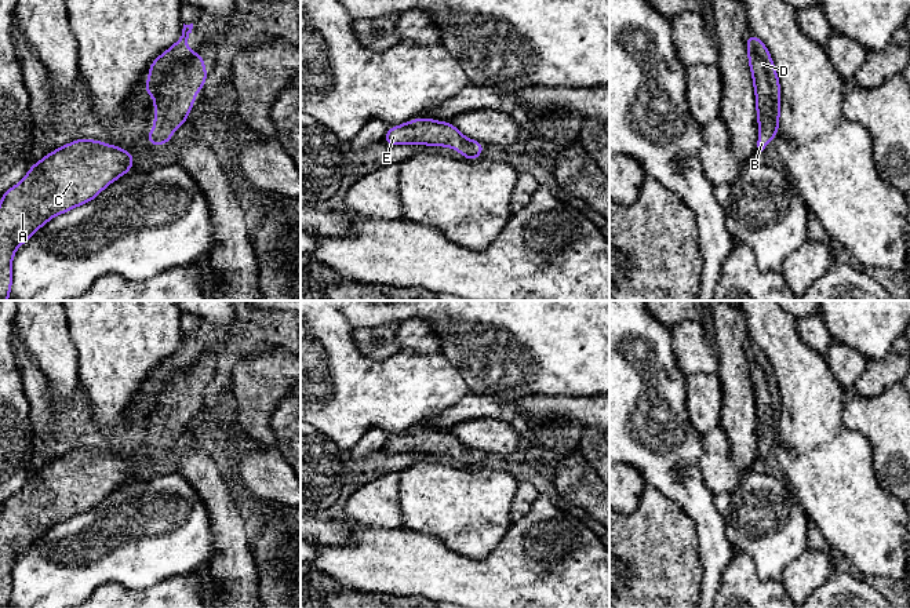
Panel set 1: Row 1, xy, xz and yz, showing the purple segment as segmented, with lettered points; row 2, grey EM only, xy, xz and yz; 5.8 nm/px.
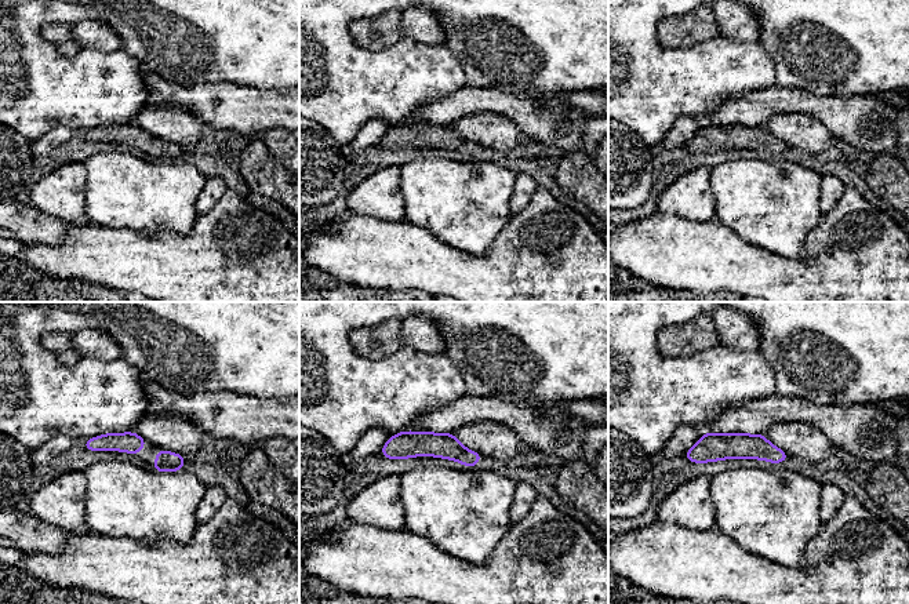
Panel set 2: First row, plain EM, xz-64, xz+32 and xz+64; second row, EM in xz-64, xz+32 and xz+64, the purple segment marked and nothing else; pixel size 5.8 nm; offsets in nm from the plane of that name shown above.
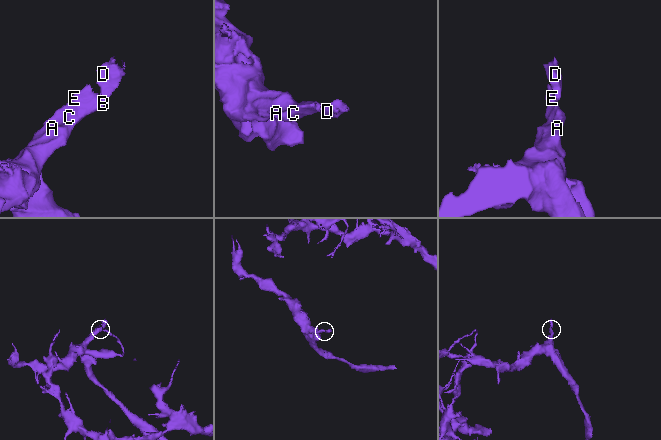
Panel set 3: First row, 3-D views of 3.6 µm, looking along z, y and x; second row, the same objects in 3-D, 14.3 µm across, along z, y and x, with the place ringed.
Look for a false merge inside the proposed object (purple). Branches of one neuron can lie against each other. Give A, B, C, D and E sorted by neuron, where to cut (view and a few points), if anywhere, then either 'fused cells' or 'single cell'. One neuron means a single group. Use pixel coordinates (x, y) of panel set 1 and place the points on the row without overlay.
groups A B C D E; cut none; single cell

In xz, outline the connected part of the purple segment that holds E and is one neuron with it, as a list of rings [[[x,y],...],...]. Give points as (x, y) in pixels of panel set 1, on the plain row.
[[[427,426],[390,436],[383,449],[389,454],[448,455],[461,460],[465,469],[476,469],[484,462],[483,451],[467,448],[451,432]]]

